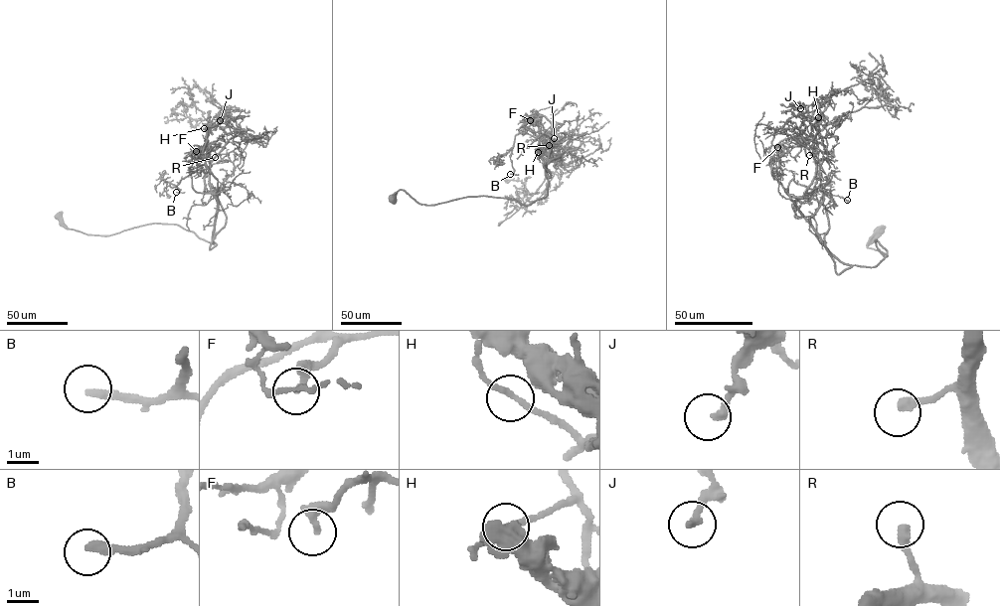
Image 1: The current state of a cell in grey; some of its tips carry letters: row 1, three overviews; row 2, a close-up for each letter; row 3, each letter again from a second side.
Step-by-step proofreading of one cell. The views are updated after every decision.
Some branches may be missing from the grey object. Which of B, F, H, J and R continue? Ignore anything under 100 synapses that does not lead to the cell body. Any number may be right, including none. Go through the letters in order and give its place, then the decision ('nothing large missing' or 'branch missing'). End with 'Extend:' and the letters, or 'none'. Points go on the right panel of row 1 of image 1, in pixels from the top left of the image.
B: at (847, 200); branch missing
F: at (777, 147); nothing large missing
H: at (818, 117); nothing large missing
J: at (800, 108); nothing large missing
R: at (809, 155); nothing large missing
Extend: B

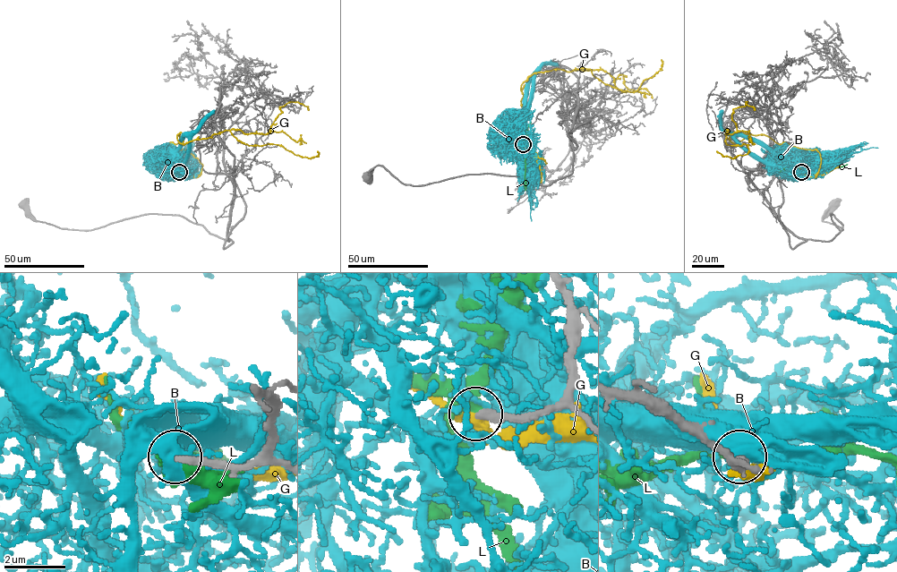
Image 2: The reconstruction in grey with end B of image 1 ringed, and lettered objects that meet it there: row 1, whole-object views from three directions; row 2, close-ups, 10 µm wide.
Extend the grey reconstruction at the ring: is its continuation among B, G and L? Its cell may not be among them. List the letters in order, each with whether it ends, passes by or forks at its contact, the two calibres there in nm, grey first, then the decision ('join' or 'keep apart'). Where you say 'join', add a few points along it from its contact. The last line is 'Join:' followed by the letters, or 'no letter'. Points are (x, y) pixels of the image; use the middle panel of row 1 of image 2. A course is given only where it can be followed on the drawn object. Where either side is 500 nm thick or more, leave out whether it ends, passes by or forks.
B: it ends there; 320 nm thick on the grey side, 140 nm on the other; keep apart
G: it passes by; 300 nm thick on the grey side, 360 nm on the other; keep apart
L: 300 nm thick on the grey side, 500 nm on the other; keep apart
Join: no letter

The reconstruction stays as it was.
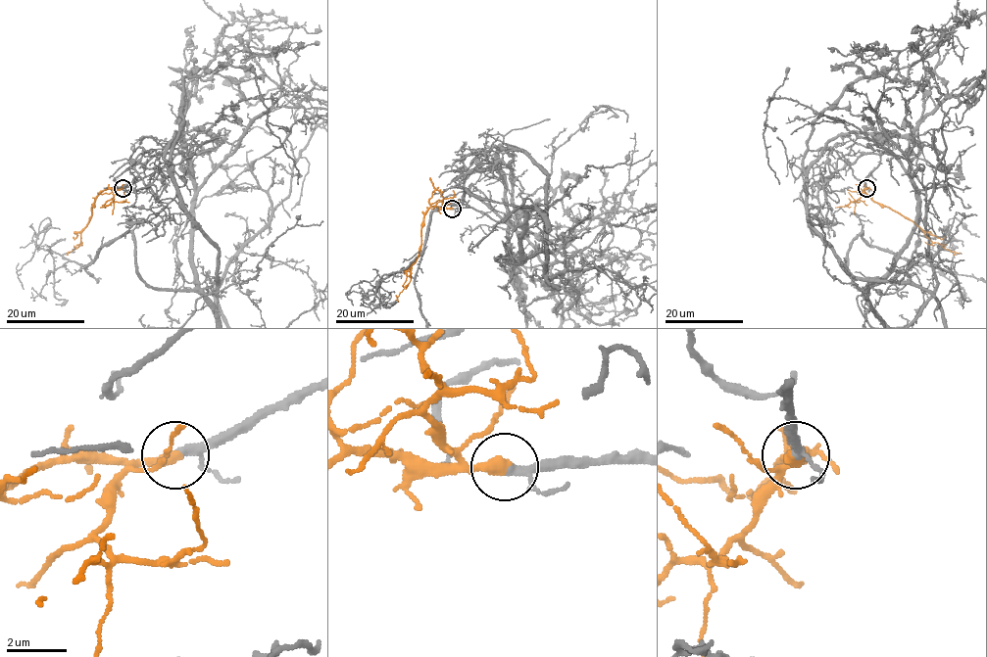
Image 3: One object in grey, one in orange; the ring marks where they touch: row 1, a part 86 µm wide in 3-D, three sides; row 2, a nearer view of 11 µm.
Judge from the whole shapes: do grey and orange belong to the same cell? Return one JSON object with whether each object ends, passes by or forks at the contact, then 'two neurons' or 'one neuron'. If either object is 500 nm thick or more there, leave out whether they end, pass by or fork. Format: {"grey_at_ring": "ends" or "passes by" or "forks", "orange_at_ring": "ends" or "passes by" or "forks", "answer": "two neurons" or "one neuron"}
{"grey_at_ring": "passes by", "orange_at_ring": "ends", "answer": "one neuron"}

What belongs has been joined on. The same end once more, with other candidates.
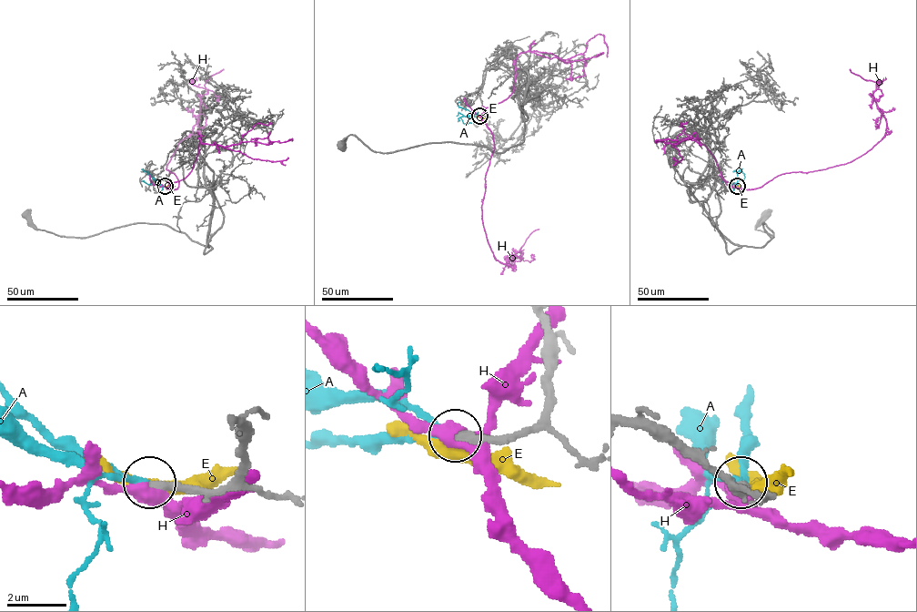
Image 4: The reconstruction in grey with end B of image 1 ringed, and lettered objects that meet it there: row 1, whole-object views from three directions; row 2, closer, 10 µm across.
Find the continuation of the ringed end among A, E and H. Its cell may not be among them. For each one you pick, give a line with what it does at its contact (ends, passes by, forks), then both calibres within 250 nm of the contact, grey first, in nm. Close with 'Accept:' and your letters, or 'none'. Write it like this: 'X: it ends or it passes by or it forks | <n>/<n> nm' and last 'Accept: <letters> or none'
A: it passes by | 280/190 nm
Accept: A

